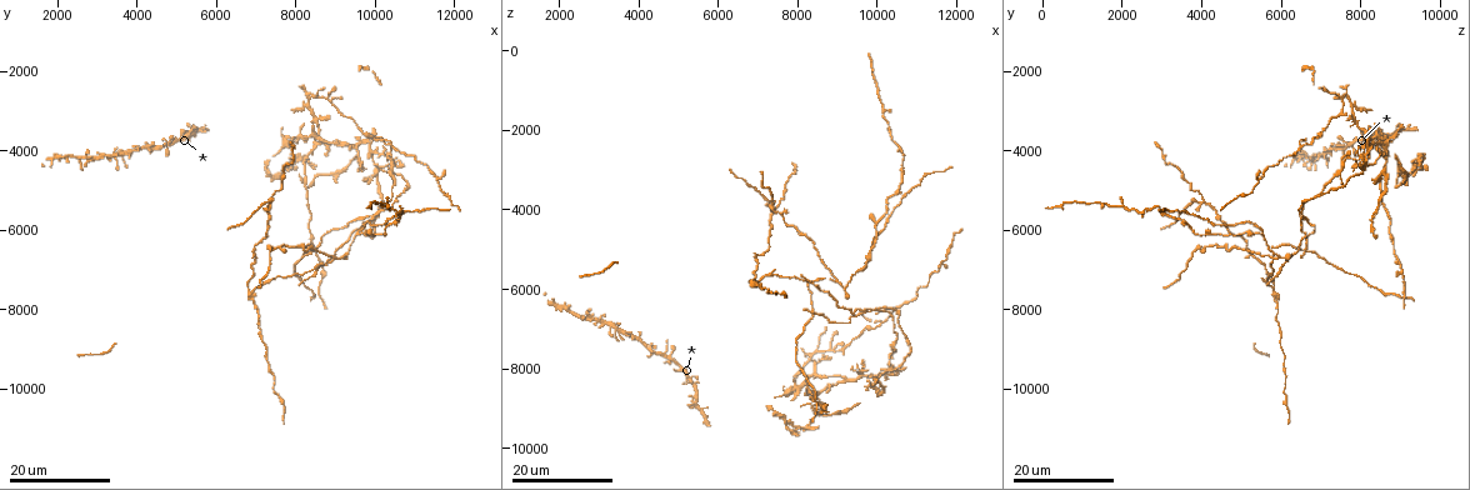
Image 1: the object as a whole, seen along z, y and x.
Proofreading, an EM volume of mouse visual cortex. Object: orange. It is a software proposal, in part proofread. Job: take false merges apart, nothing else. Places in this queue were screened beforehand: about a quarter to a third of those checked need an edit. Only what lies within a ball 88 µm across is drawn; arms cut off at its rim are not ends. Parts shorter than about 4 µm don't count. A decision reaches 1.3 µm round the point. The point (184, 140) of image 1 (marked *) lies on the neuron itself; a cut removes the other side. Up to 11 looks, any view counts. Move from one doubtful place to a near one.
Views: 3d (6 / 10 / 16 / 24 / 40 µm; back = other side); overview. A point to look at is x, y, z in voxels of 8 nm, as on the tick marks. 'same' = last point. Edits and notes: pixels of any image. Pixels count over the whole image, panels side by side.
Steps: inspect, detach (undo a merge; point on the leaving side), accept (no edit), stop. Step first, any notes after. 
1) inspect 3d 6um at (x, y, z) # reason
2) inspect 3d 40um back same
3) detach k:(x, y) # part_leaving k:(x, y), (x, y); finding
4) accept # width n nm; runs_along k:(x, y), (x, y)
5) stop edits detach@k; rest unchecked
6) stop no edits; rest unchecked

inspect 3d 16um at (7400, 7300, 5600) # sudden change in width

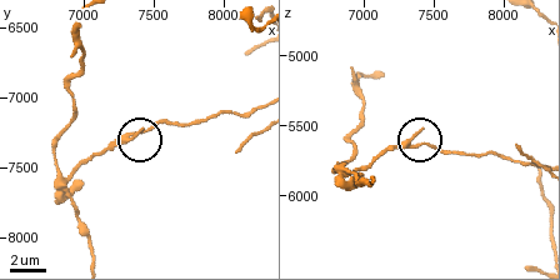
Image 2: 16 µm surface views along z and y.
inspect 3d 6um at (7340, 7260, 5660)

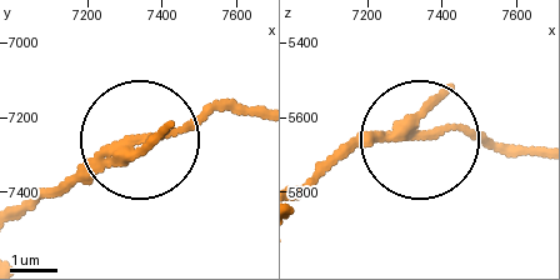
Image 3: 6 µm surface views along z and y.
detach 3:(49, 195) # width 190 nm; part_leaving 3:(101, 156), (21, 213); two neurons meet here

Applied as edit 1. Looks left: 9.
inspect 3d 16um at (9950, 5700, 6550) # side arm on a straight run

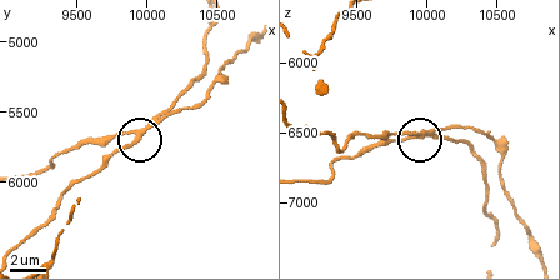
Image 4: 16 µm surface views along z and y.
inspect 3d 10um at (9920, 5660, 6500)

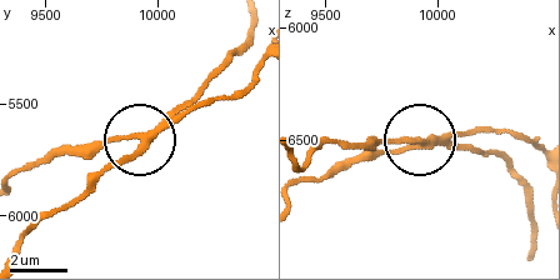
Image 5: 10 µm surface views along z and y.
detach 5:(120, 159) # part_leaving 5:(153, 133), (248, 38), (250, 21); a second neuron is stuck on

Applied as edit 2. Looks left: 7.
inspect 3d 16um at (9650, 6050, 5500) # three arms meet

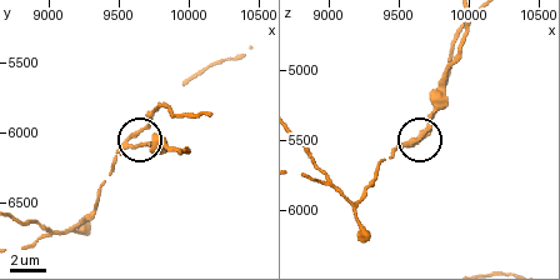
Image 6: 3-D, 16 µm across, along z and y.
inspect 3d 10um at (9580, 6080, 5520)

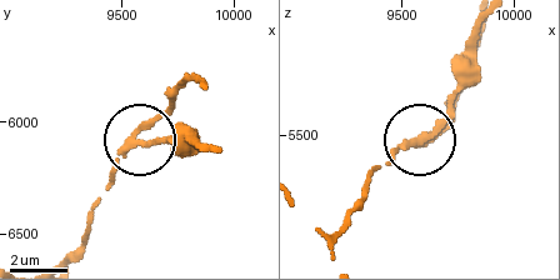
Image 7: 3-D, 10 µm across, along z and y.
detach 7:(153, 119) # arms 3; part_leaving 7:(129, 146), (161, 120), (190, 78), (205, 84); two neurons meet here

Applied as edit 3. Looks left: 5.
inspect 3d 16um at (8400, 6550, 6600) # four-way junction

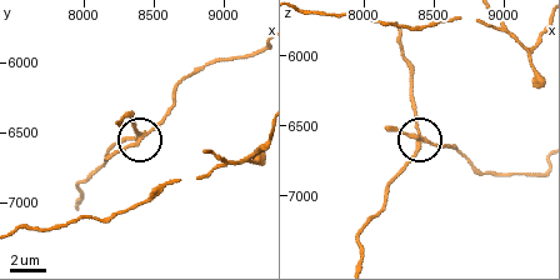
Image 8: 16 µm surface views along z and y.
inspect 3d 10um at (8440, 6520, 6600)

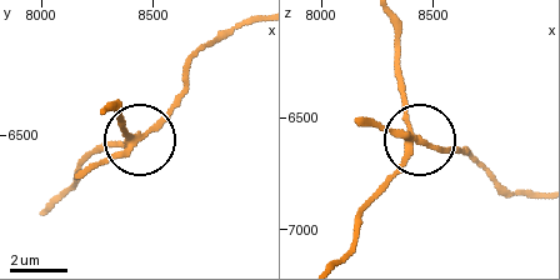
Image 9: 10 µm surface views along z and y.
detach 9:(111, 145) # width 190 nm; two neurons meet here

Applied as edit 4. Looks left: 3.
inspect 3d 16um at (10150, 5250, 1450) # three arms meet

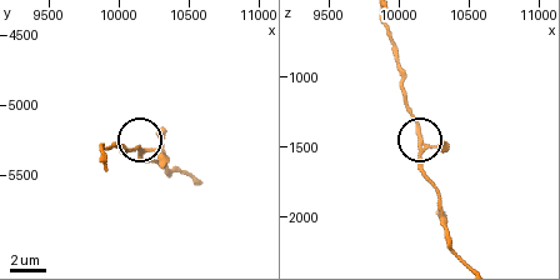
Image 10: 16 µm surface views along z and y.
inspect 3d 10um at (10160, 5320, 1440)

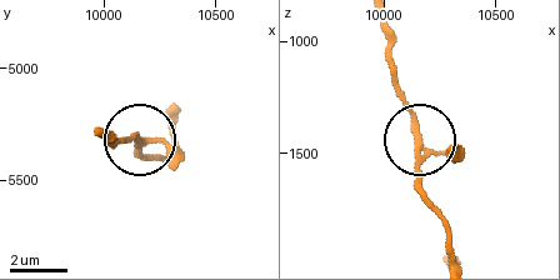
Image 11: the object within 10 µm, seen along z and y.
accept # runs_along 11:(455, 255), (446, 219), (420, 176), (420, 133), (391, 49); one neuron here

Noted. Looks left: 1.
stop edits detach@3, detach@5, detach@7, detach@9; rest unchecked

